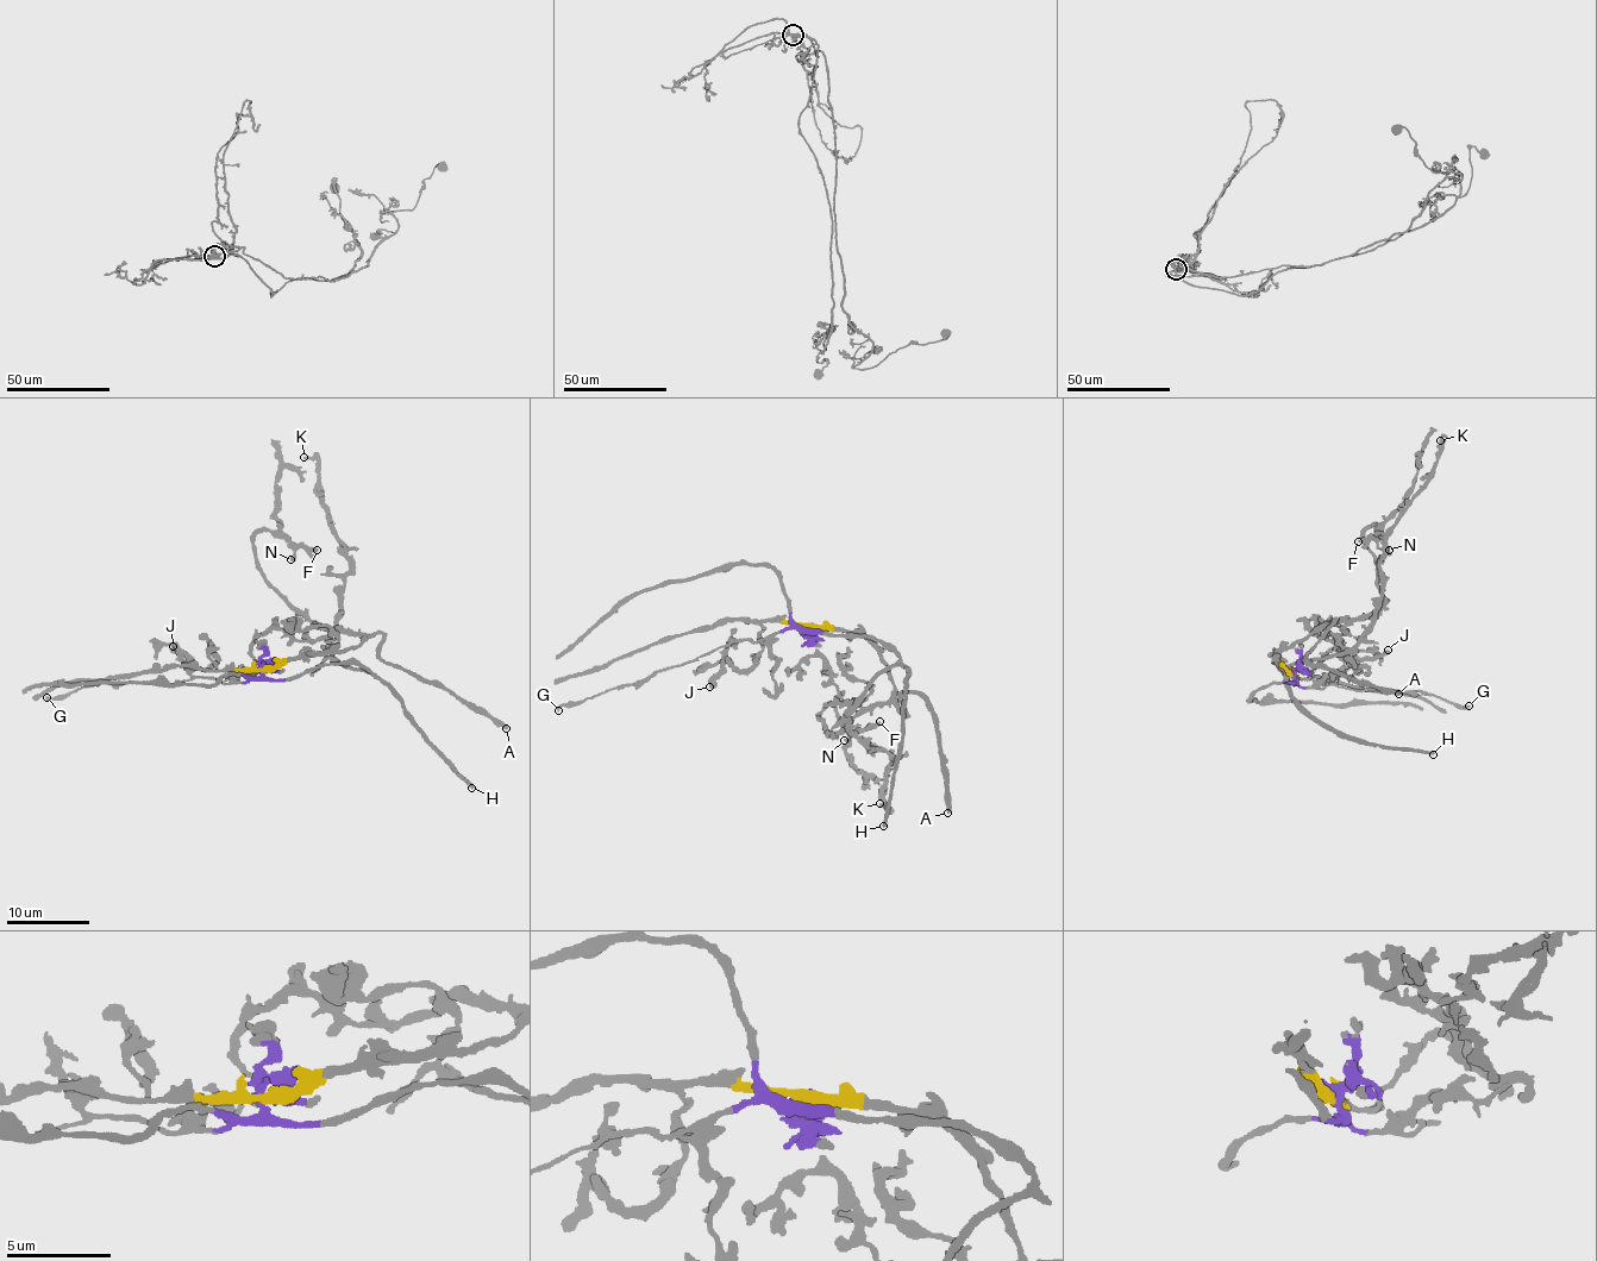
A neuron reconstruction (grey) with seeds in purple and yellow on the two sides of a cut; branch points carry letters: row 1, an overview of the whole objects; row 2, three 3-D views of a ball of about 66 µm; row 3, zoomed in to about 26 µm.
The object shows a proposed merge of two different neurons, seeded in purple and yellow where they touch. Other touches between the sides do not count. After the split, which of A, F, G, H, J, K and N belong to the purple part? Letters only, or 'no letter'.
G, H, J, K

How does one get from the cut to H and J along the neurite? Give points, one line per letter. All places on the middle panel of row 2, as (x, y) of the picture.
H: (806, 627), (813, 633), (887, 641), (908, 676), (903, 729), (883, 826)
J: (806, 627), (731, 642), (709, 688)

